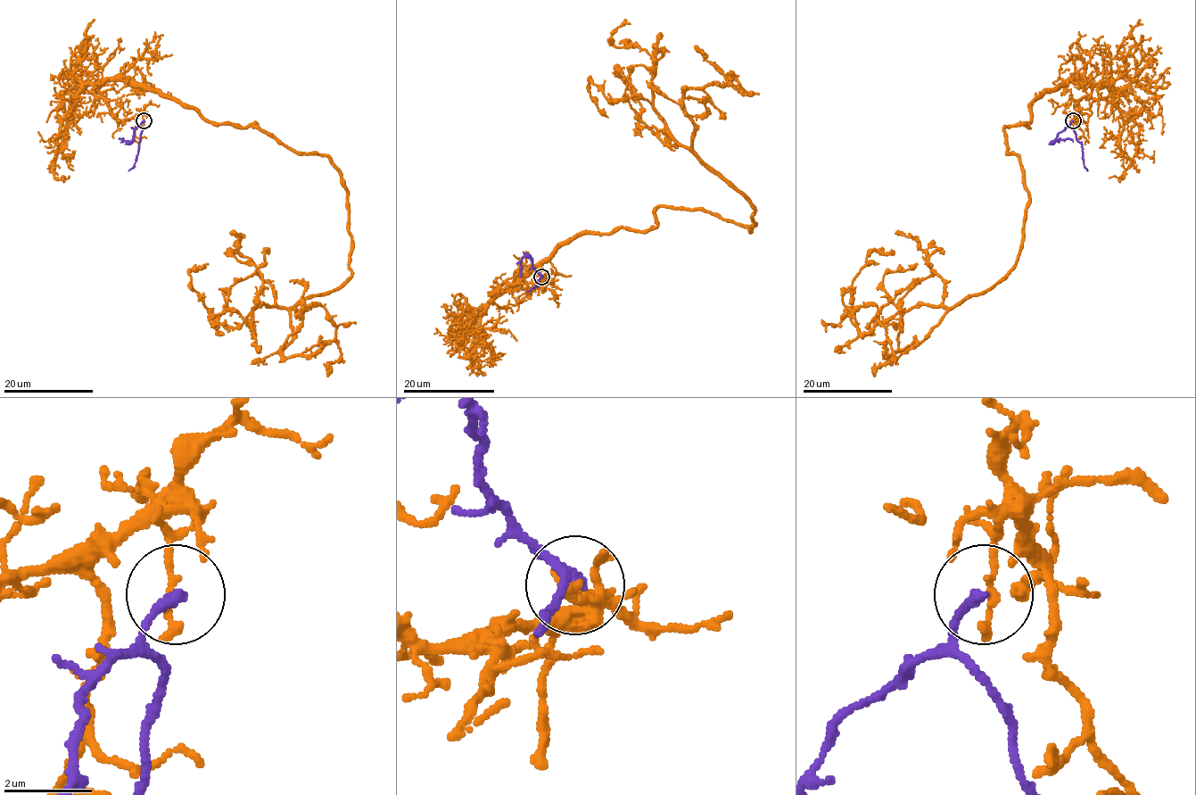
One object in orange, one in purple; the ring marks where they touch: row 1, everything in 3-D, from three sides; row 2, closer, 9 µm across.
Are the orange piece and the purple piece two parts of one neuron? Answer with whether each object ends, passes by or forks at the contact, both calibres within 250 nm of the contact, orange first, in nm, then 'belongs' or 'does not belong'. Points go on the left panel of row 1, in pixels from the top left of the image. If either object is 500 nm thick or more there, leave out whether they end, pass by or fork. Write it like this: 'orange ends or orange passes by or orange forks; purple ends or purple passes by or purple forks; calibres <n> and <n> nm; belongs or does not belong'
orange ends; purple ends; calibres 240 and 260 nm; does not belong

